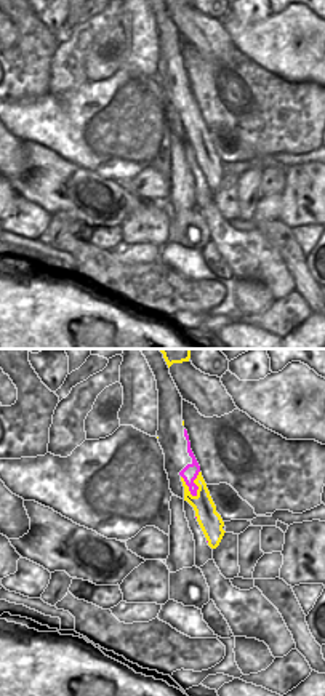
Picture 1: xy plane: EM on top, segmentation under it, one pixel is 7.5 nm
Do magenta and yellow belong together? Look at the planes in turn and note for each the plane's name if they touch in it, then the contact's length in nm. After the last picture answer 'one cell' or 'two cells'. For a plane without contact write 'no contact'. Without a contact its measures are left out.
xy | 200 nm

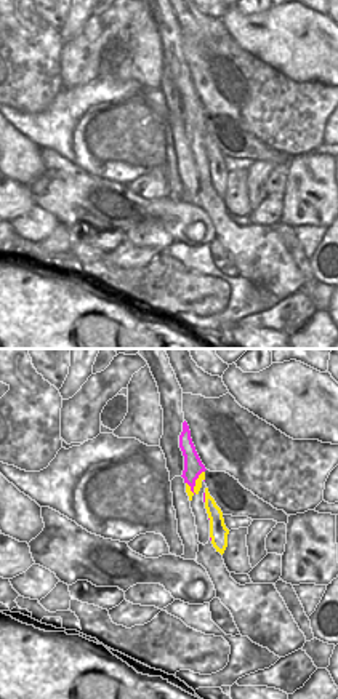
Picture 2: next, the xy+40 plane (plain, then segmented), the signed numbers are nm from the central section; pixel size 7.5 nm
xy+40 | 200 nm

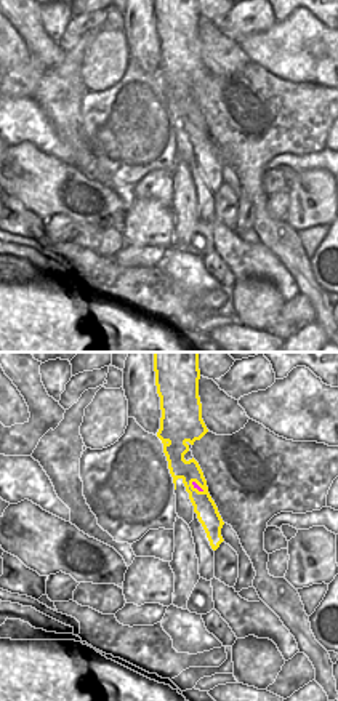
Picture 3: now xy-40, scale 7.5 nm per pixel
xy-40 | 130 nm

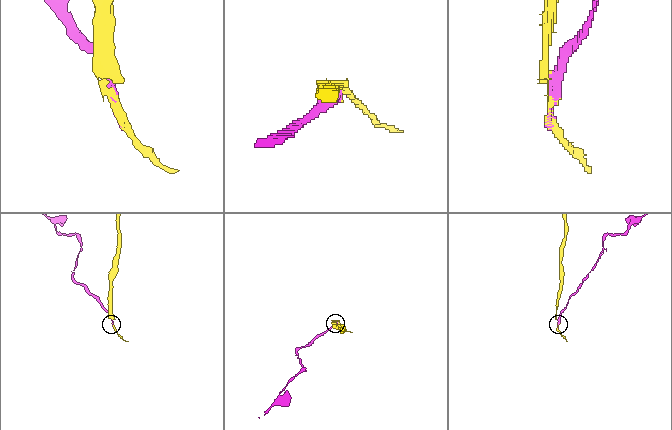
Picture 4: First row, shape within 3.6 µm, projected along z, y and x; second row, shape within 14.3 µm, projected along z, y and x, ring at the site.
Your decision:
two cells

